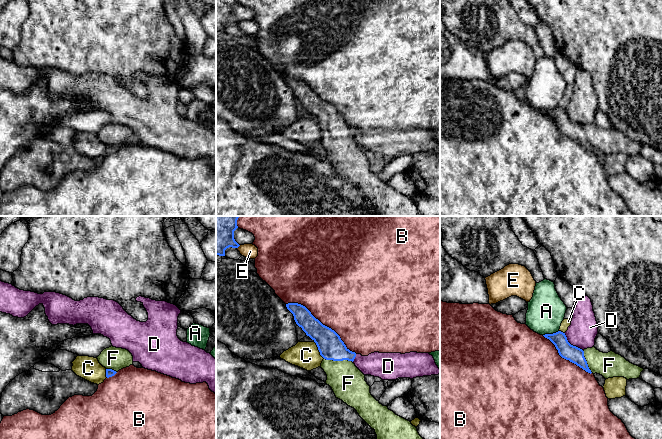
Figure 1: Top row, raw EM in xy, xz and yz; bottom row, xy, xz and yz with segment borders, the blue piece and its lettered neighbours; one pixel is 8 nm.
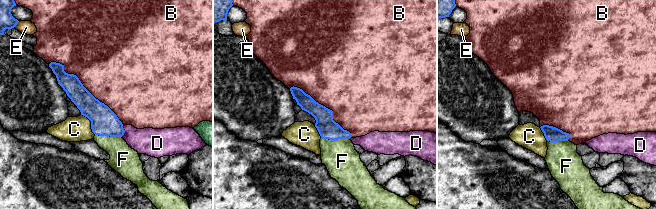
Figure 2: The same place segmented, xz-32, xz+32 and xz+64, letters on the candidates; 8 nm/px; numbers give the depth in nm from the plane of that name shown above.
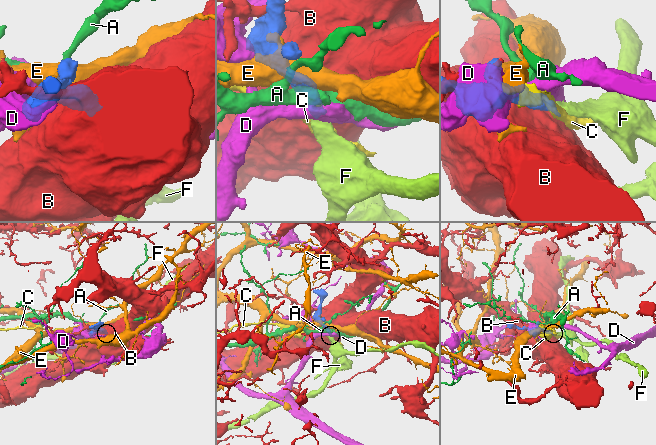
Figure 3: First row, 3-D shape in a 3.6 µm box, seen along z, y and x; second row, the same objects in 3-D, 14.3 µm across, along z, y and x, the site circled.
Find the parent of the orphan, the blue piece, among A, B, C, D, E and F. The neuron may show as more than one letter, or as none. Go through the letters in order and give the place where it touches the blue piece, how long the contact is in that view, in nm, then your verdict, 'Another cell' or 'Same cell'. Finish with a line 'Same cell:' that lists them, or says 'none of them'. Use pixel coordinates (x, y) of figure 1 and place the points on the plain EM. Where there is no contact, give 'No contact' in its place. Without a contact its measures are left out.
A: Touches blue at yz (550, 110). Shared border 130 nm. Another cell
B: Touches blue at xz (322, 100). Shared border 700 nm. Another cell
C: Touches blue at xz (318, 125). Shared border 170 nm. Another cell
D: Touches blue at yz (570, 120). Shared border 200 nm. Another cell
E: Touches blue at xz (238, 22). Shared border 40 nm. Another cell
F: Touches blue at xz (338, 136). Shared border 240 nm. Same cell
Same cell: F

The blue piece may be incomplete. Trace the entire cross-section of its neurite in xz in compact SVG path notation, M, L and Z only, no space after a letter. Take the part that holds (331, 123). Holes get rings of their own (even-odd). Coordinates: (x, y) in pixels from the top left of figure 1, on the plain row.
M288 79L286 83L293 90L296 100L316 119L320 131L324 134L321 144L327 151L325 159L332 164L336 174L354 184L359 192L375 206L376 216L425 216L410 197L396 191L371 171L365 151L353 139L356 129L346 123L334 106L323 101L301 80Z

